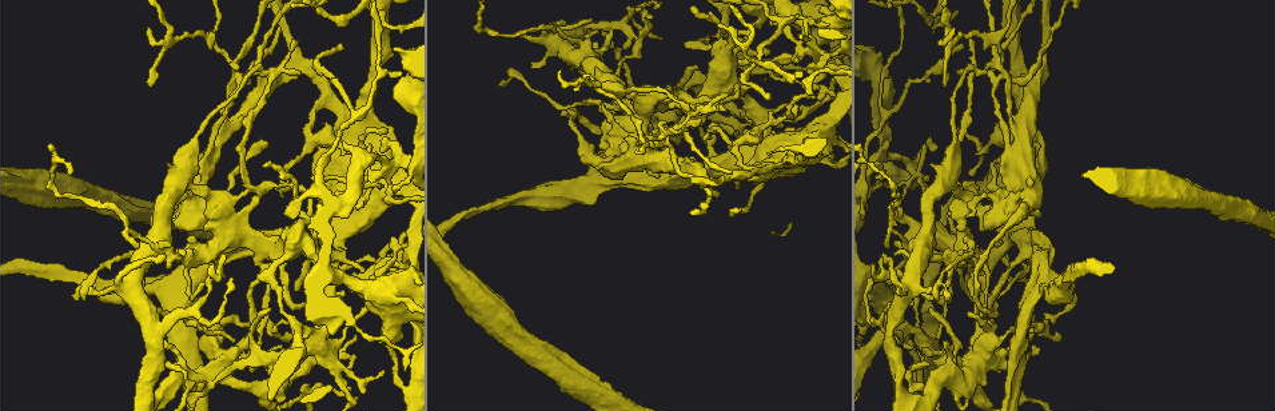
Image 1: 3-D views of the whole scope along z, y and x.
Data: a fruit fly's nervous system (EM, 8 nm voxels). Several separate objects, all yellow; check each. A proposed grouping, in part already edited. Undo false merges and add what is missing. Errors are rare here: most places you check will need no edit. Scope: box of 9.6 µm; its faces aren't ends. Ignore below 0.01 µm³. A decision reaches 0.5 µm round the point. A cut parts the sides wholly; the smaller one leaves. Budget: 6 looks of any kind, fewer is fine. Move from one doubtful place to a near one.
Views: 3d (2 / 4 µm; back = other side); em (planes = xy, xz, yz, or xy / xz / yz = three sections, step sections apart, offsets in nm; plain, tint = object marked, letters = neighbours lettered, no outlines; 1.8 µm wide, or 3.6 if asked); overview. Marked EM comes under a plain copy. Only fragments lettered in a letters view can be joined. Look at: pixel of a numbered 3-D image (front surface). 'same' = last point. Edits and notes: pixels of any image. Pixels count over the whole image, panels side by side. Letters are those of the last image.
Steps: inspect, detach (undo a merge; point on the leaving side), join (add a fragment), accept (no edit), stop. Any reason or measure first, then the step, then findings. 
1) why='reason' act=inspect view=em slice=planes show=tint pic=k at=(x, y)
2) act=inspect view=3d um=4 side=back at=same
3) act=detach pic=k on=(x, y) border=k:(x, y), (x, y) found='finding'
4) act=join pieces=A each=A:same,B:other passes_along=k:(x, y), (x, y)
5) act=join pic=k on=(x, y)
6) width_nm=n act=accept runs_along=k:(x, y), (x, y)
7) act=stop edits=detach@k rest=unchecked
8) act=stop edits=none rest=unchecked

act=inspect view=em um=3.6 slice=yz step=4 show=tint pic=1 at=(659, 146)

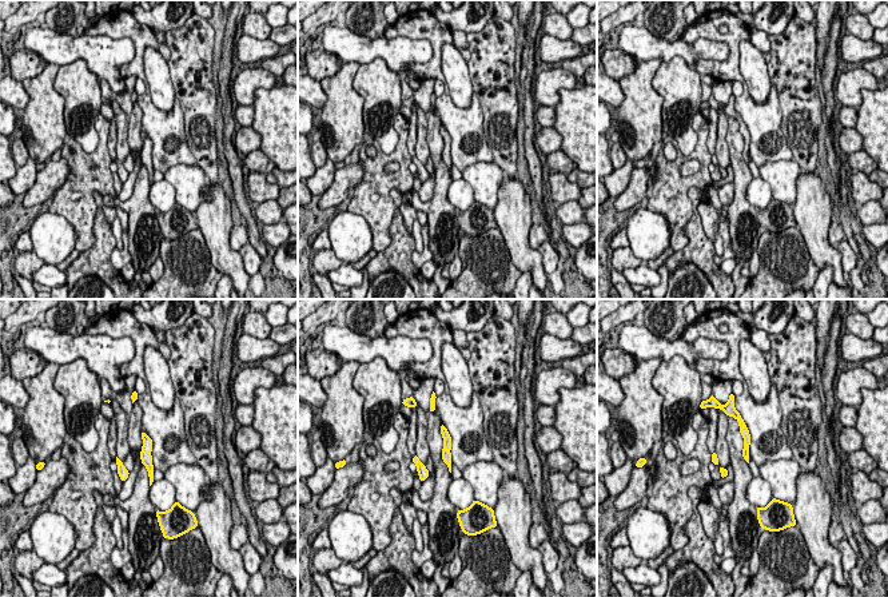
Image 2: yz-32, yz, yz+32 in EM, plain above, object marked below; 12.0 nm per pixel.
act=inspect view=em um=3.6 slice=xy step=16 show=letters at=same

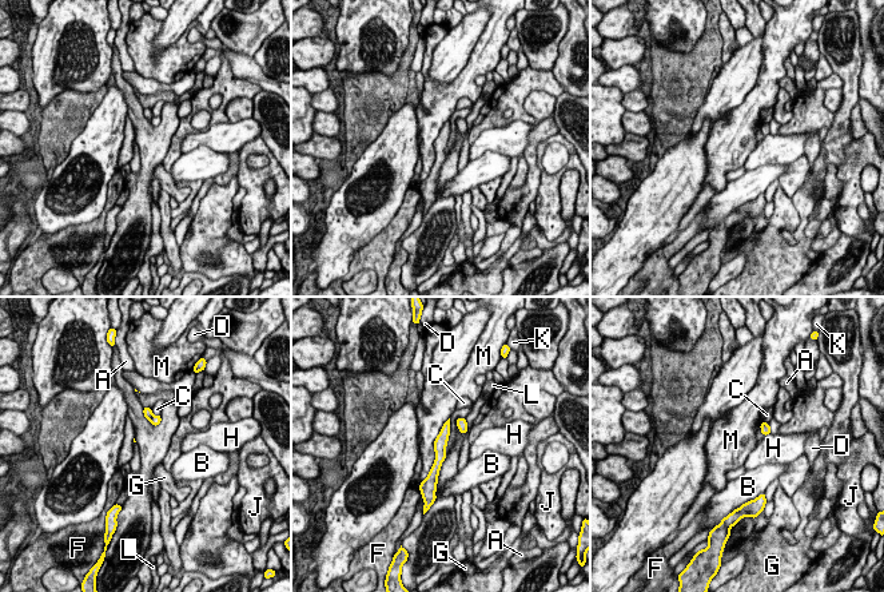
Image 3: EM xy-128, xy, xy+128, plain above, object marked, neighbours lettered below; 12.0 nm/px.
width_nm=160 act=detach pic=3 on=(155, 420) each=A:other,B:other,C:other,D:other,F:other,G:other,H:other,J:other,K:other,L:other,M:other border=3:(154, 416), (150, 420) found='a second cell is stuck on'

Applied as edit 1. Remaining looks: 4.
why='see it whole again' act=inspect view=overview

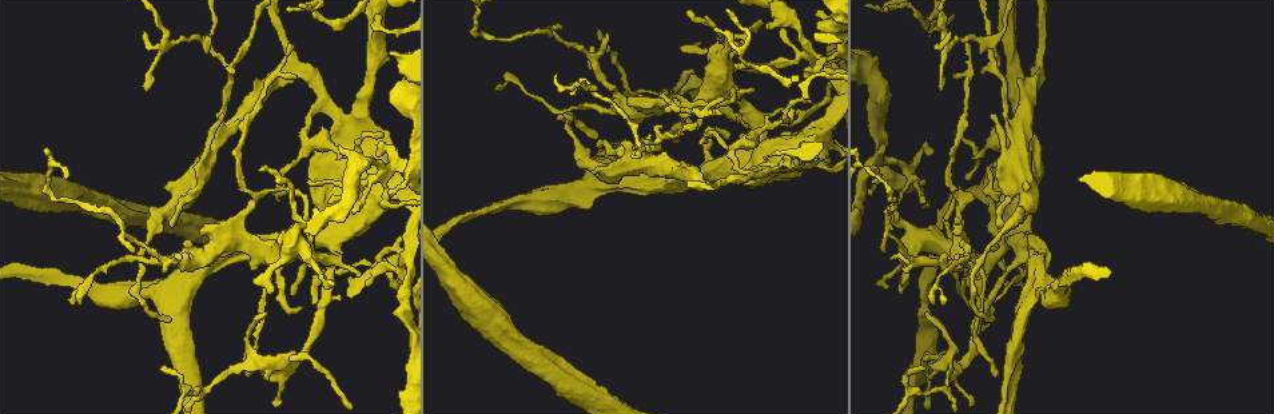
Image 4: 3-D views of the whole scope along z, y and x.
why='abrupt turn' act=inspect view=3d um=4 pic=4 at=(947, 45)

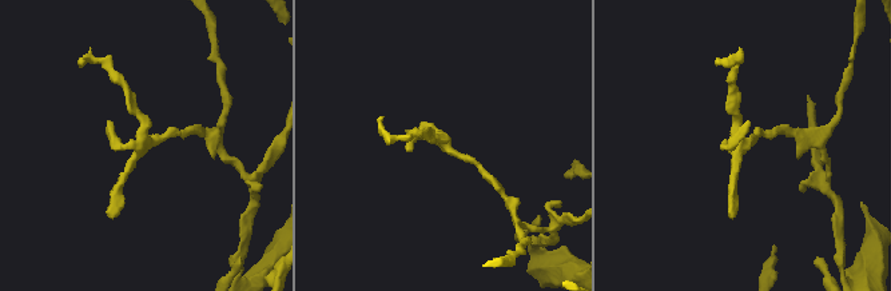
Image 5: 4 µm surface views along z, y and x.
act=inspect view=em slice=xy step=16 show=tint pic=5 at=(445, 139)

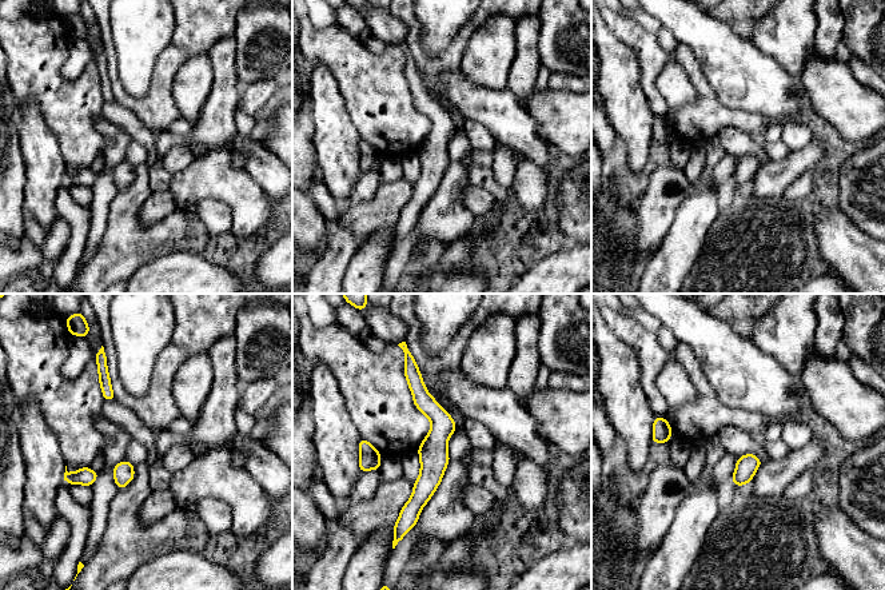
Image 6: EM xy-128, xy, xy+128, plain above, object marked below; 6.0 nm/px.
act=inspect view=em slice=yz step=8 show=letters at=same

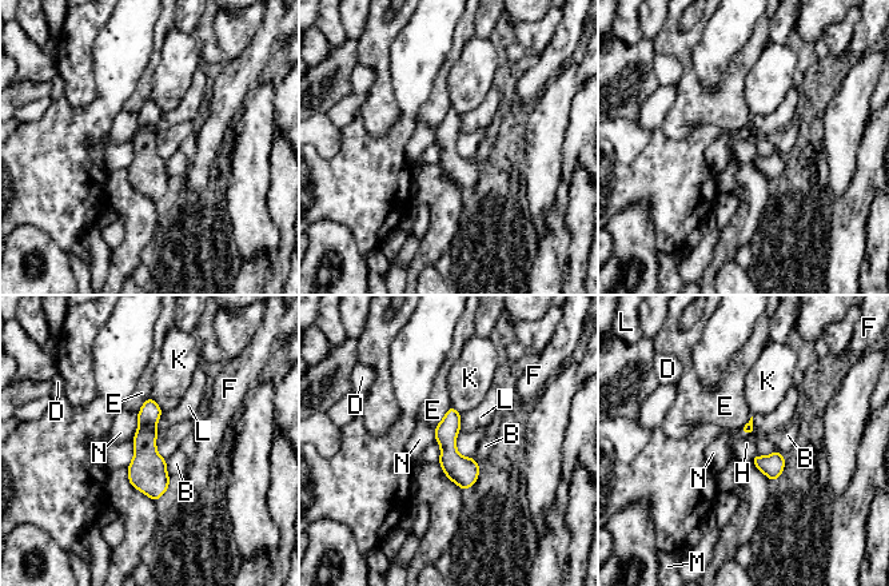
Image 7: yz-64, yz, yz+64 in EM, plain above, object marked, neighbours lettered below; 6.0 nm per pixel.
width_nm=90 act=accept each=B:other,D:other,E:other,F:other,H:other,K:other,L:other,M:other,N:other border=7:(753, 431), (742, 435) found='all the same cell'

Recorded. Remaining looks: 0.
act=stop edits=detach@3 rest=unchecked

